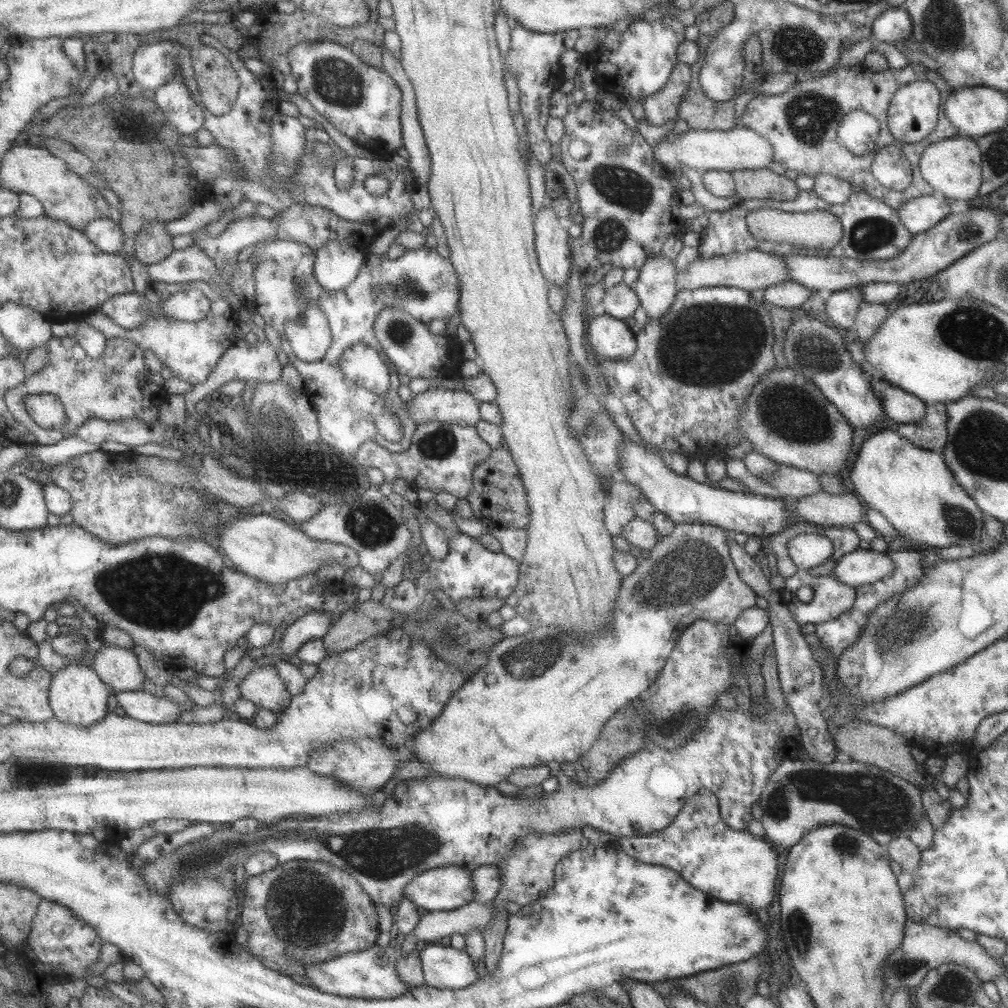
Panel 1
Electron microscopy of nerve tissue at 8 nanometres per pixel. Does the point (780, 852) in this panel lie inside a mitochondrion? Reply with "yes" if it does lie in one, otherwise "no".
no

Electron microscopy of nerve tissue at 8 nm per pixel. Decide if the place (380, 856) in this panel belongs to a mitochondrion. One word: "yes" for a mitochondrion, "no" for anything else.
yes

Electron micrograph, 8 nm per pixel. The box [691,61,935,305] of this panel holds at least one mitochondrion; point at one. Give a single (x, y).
(810, 114)

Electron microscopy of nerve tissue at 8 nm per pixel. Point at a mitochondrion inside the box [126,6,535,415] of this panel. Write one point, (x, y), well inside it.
(338, 83)

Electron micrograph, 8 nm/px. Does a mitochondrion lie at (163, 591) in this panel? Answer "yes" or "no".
yes

